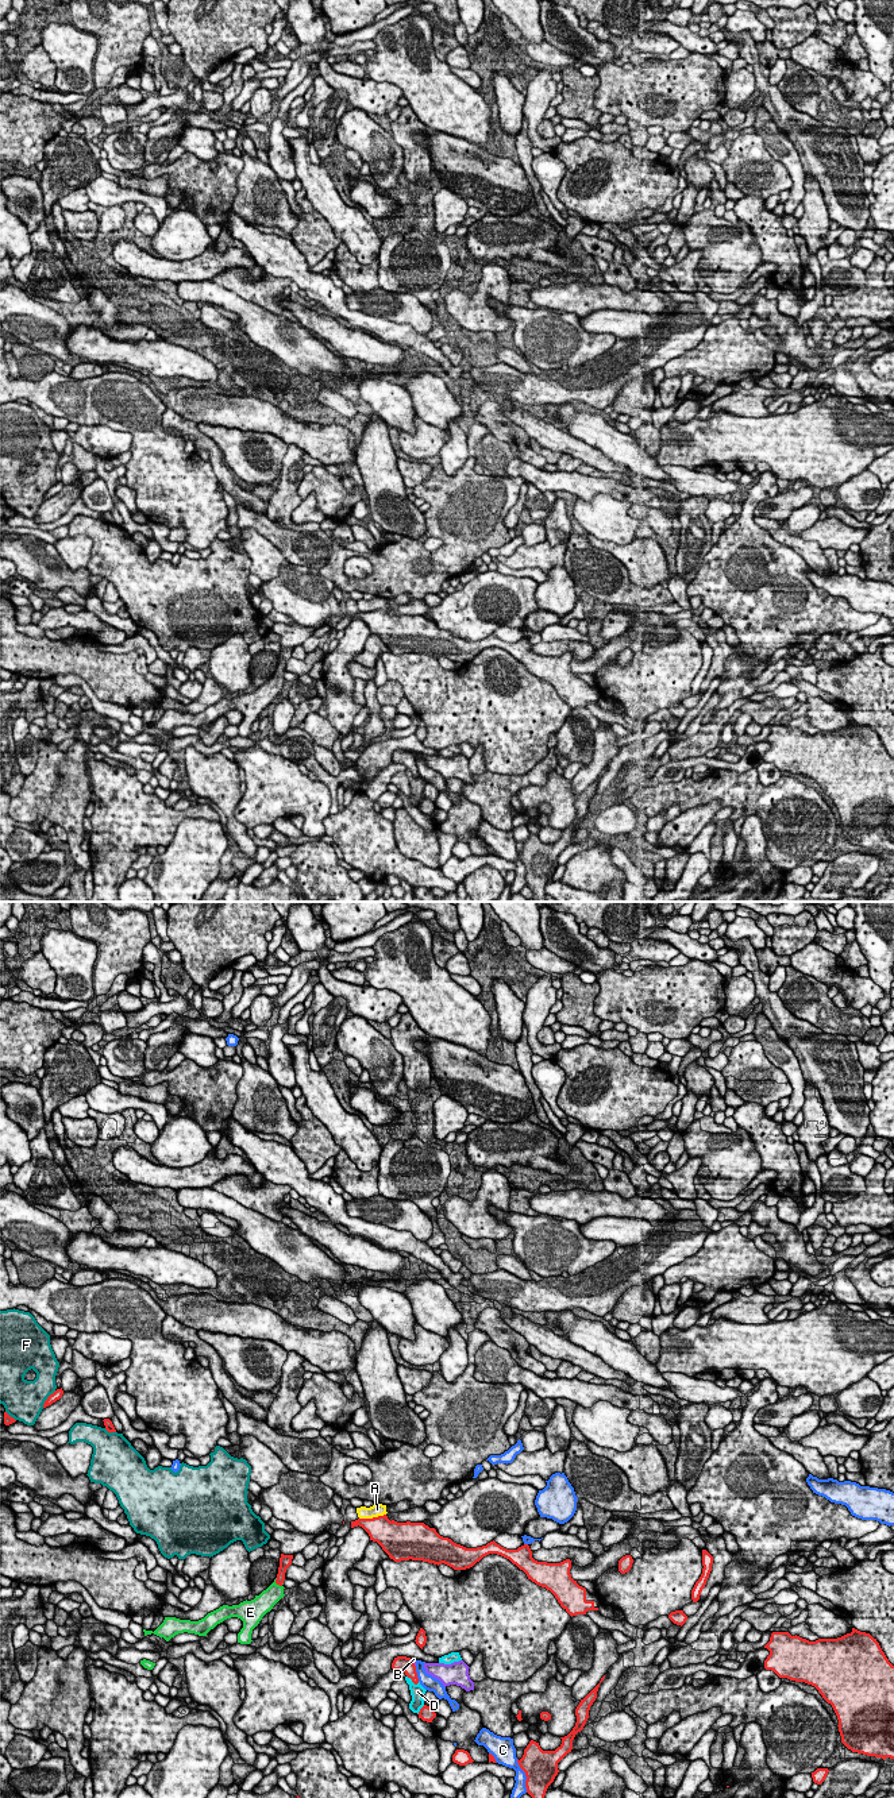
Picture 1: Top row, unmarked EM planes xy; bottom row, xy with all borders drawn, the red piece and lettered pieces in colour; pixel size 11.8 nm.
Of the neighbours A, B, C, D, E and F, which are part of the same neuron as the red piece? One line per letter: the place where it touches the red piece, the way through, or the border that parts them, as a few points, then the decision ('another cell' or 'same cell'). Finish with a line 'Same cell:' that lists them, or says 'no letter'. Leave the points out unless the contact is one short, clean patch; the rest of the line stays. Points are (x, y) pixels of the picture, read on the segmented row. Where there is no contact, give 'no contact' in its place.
A: meets red in xy at (373, 1517); another cell
B: meets red in xy at (413, 1663); another cell
C: meets red in xy at (526, 1775); another cell
D: meets red in xy at (413, 1682); another cell
E: meets red in xy at (277, 1584); runs through xy (284, 1565), (277, 1584), (276, 1590), (268, 1598); same cell
F: meets red in xy at (47, 1399); another cell
Same cell: E

